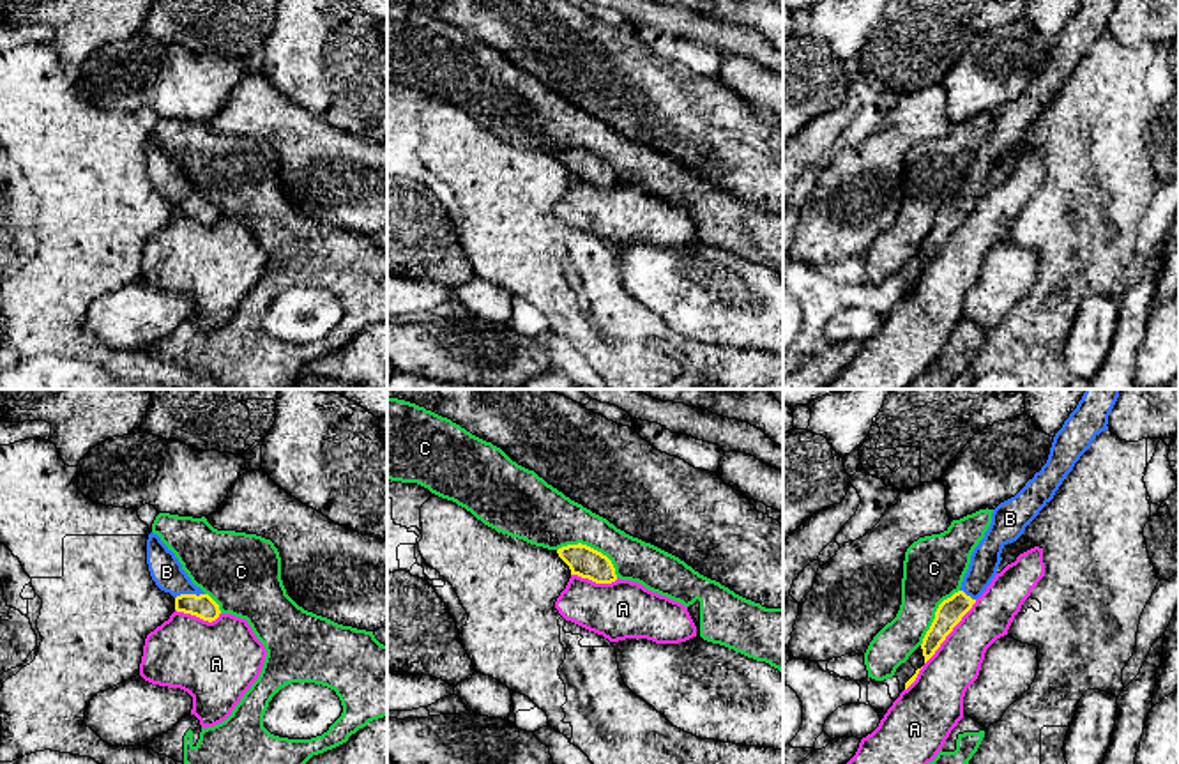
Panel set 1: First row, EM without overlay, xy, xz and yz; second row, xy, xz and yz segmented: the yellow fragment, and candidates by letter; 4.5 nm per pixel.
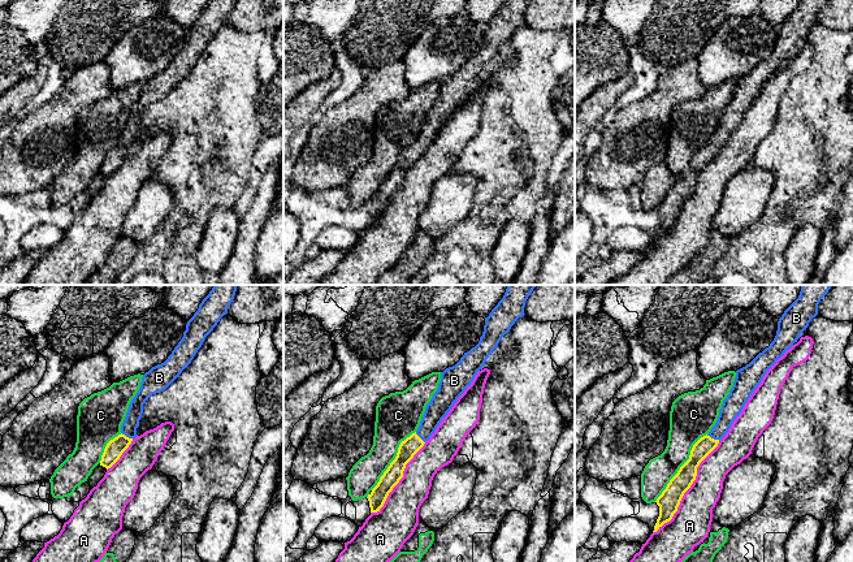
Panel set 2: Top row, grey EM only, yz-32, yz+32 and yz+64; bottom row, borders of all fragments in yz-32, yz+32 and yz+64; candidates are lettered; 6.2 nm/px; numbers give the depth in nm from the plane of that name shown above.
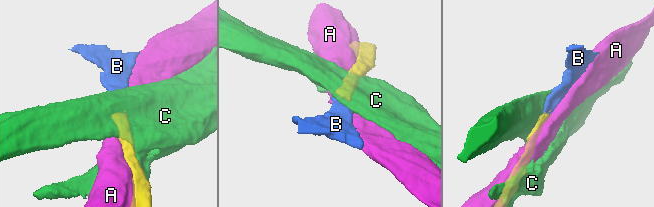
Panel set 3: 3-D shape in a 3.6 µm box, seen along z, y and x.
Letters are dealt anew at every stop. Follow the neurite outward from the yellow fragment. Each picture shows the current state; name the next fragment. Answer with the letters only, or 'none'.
B

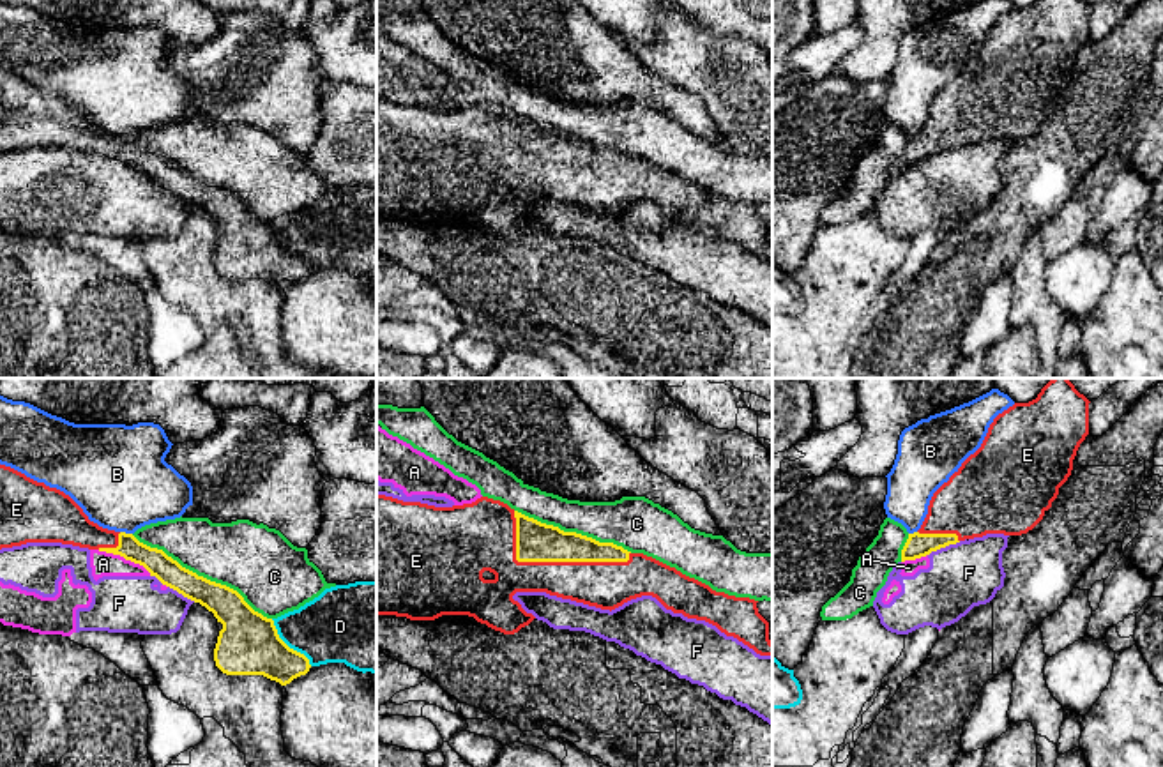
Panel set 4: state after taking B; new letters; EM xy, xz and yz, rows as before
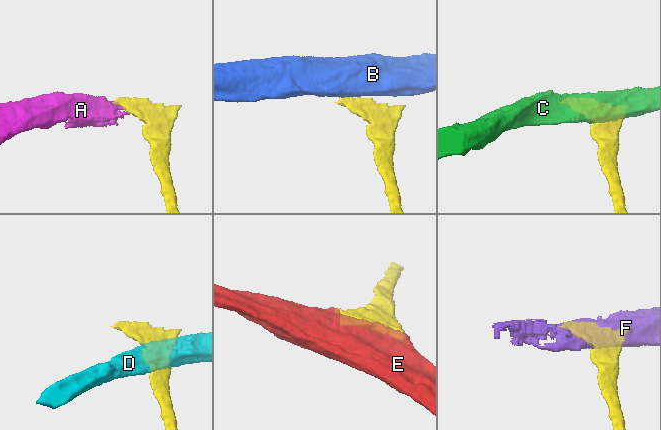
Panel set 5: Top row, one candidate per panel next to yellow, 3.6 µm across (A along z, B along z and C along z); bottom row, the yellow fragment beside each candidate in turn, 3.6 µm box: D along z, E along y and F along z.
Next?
E

